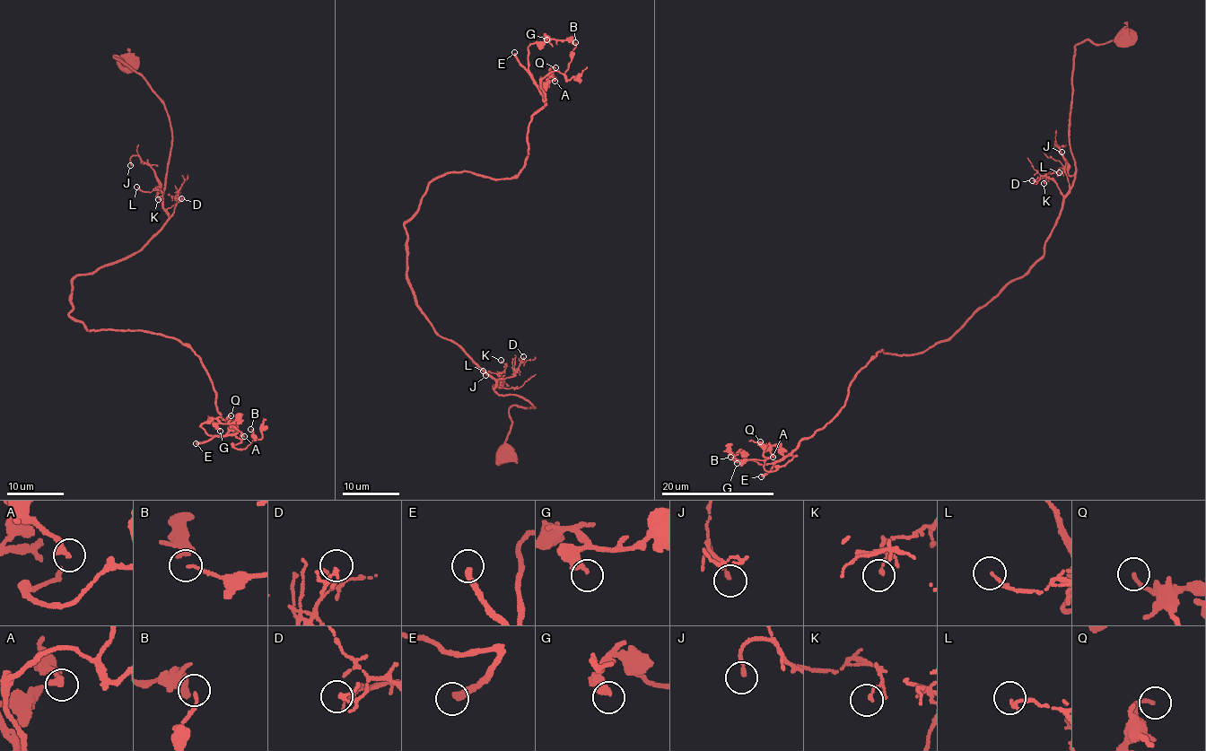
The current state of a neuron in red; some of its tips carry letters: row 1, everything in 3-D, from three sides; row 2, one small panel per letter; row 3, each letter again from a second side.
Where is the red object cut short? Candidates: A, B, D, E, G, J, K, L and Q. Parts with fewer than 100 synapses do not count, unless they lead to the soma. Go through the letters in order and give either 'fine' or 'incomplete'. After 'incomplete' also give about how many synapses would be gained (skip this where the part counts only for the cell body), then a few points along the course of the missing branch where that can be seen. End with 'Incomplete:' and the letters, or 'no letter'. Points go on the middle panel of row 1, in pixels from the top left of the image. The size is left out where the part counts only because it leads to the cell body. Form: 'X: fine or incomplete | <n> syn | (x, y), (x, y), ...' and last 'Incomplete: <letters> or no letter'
A: fine
B: fine
D: fine
E: incomplete | 150 syn
G: fine
J: fine
K: fine
L: fine
Q: fine
Incomplete: E

